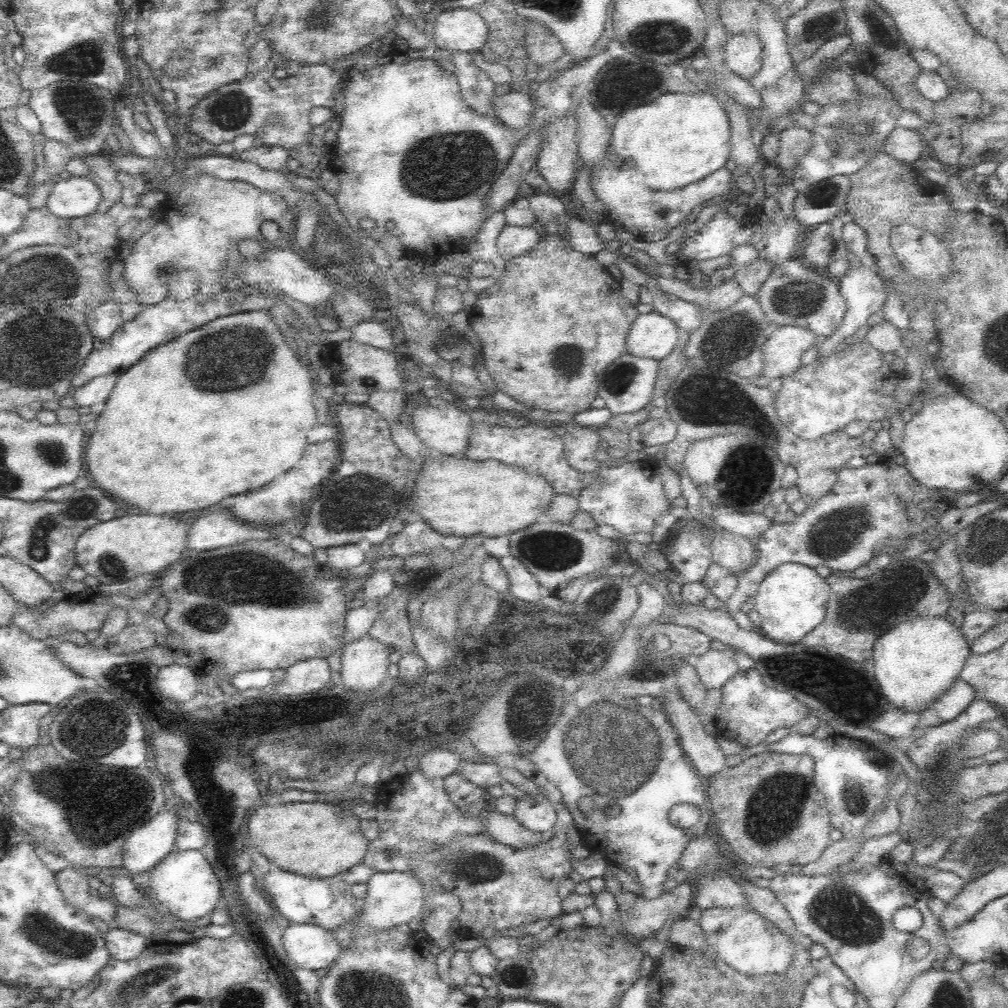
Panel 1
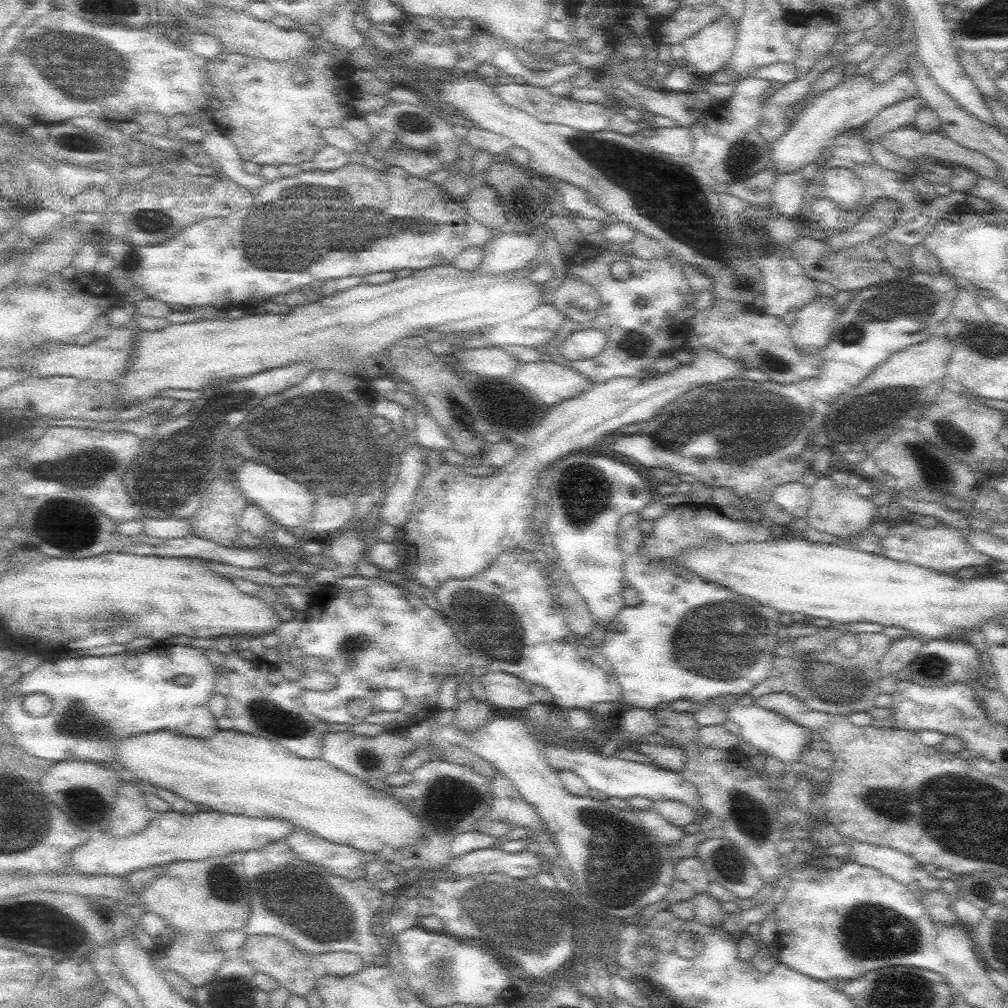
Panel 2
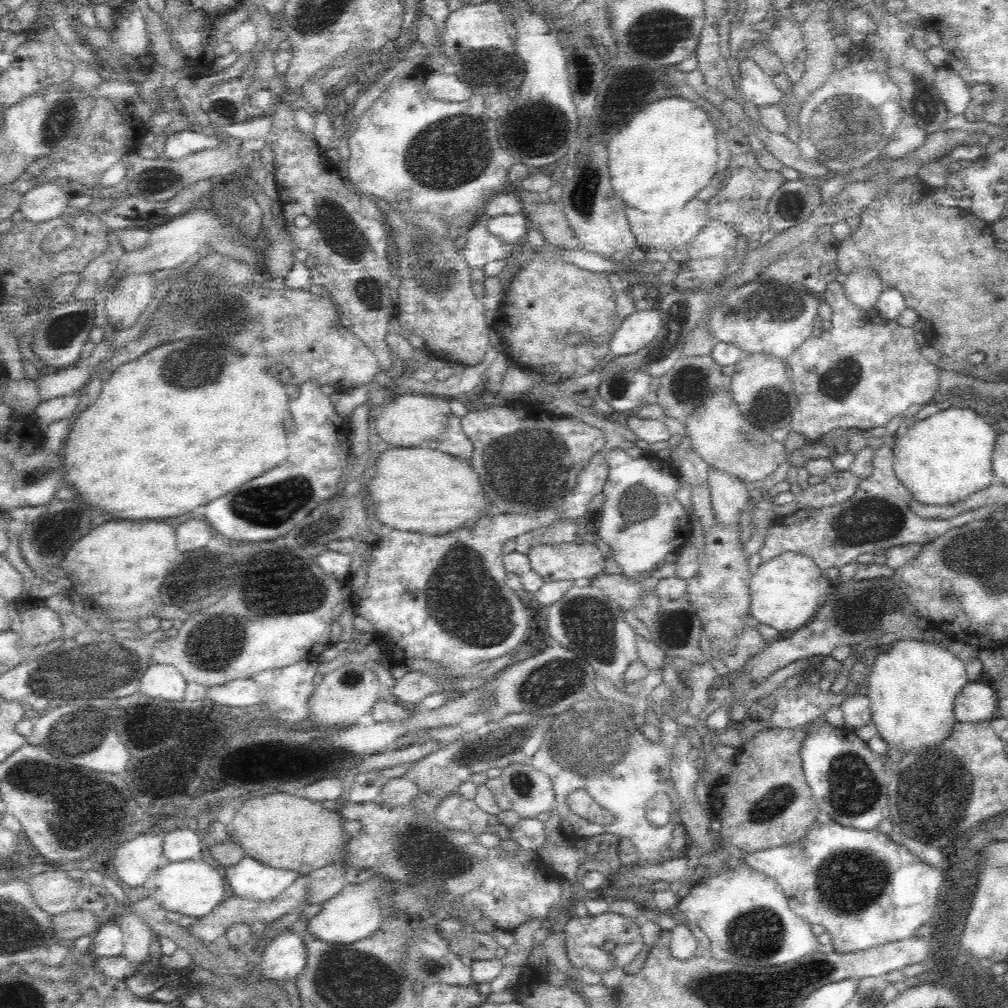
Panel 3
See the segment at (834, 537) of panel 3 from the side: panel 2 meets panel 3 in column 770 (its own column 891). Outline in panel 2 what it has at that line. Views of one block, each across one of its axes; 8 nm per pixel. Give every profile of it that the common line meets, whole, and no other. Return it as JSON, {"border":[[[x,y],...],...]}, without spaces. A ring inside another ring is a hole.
{"border":[[[904,522],[898,528],[889,528],[887,535],[881,539],[883,553],[898,562],[911,562],[918,566],[925,566],[944,574],[956,574],[966,566],[979,566],[979,564],[988,564],[988,566],[997,566],[990,556],[976,550],[960,532],[960,529],[953,528],[950,524],[926,528],[912,522]]]}

